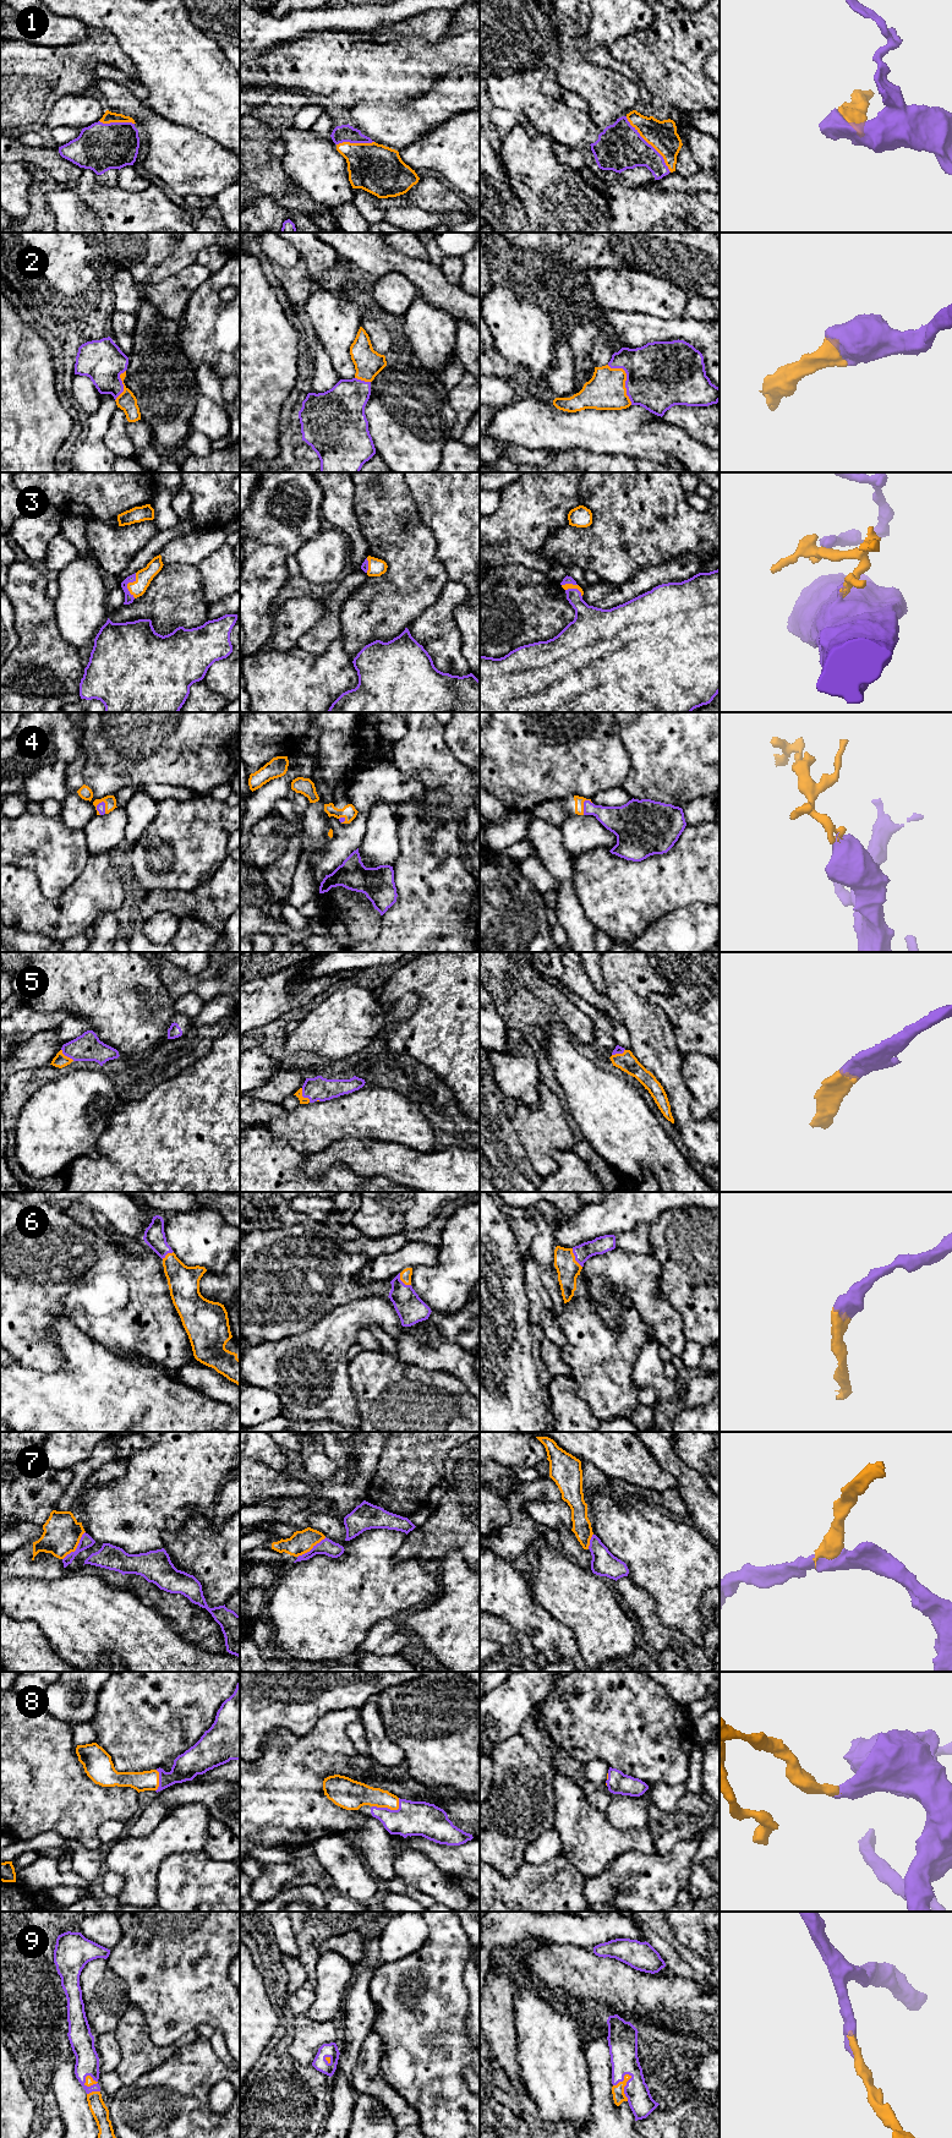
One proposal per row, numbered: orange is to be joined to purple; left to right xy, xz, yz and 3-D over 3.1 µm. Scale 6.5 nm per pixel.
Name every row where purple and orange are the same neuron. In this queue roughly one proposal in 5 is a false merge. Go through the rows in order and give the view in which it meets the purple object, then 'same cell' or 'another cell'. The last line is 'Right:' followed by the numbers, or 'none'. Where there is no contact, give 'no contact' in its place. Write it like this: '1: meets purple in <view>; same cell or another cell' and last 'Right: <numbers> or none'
1: meets purple in yz; same cell
2: meets purple in yz; same cell
3: meets purple in xy; same cell
4: meets purple in xy; same cell
5: meets purple in xz; same cell
6: meets purple in yz; same cell
7: meets purple in xy; another cell
8: meets purple in xz; same cell
9: meets purple in yz; same cell
Right: 1, 2, 3, 4, 5, 6, 8, 9

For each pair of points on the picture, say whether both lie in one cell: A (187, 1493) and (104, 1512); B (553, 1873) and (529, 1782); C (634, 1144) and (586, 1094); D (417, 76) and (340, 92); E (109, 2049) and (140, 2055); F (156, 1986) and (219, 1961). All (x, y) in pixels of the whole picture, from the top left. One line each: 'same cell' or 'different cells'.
A: same cell
B: different cells
C: same cell
D: same cell
E: different cells
F: same cell

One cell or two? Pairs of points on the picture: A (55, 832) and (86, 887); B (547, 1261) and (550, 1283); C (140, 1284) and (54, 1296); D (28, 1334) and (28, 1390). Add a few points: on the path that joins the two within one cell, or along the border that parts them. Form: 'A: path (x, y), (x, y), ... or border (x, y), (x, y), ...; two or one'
A: border (91, 856), (80, 875), (60, 896); two
B: path (547, 1266), (550, 1278); one
C: path (119, 1288), (75, 1288); one
D: border (12, 1354), (25, 1366), (45, 1372), (56, 1371); two

